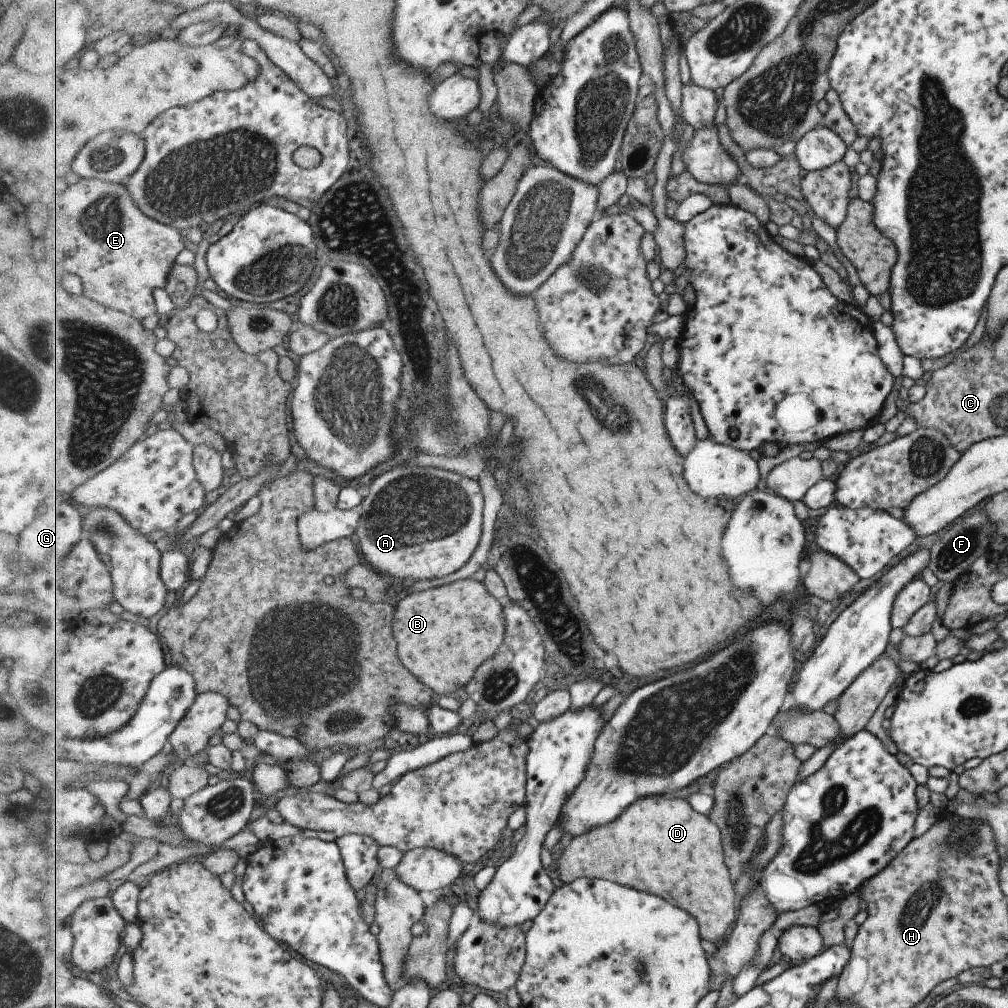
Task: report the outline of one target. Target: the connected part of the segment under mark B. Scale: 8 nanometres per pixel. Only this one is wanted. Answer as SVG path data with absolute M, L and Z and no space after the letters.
M474 577L412 596L404 593L394 621L402 663L437 694L466 692L481 667L494 659L505 644L509 624L505 608L489 587Z

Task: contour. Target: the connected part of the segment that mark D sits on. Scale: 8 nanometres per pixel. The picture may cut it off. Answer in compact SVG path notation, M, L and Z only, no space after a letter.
M642 798L614 826L575 837L560 858L558 871L564 883L586 876L610 878L642 892L660 894L690 910L701 922L703 938L717 945L730 937L741 914L742 903L726 860L721 826L698 814L684 798Z

